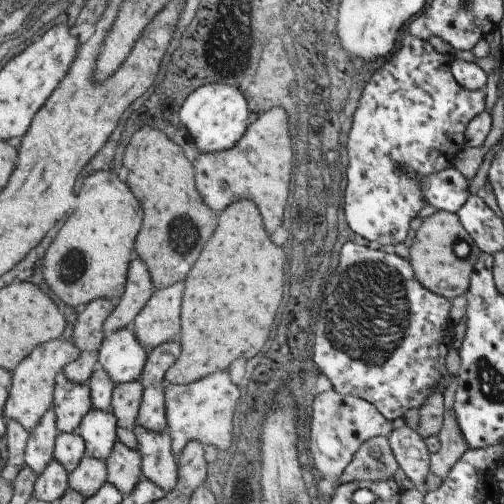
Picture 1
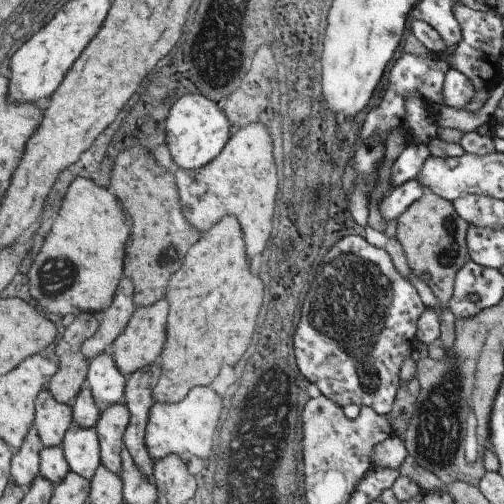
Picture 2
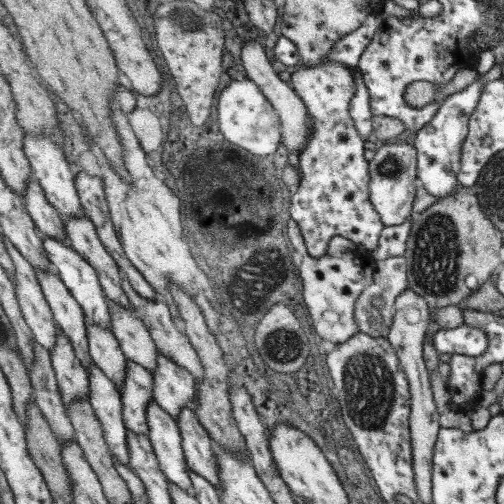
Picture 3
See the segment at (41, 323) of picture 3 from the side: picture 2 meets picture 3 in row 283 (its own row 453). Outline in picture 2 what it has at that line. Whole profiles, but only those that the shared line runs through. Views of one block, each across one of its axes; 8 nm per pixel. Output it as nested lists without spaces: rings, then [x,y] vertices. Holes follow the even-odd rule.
[[[33,426],[33,430],[29,432],[21,450],[15,452],[15,456],[13,456],[13,470],[11,470],[13,484],[19,484],[23,490],[29,490],[29,486],[33,486],[33,482],[41,474],[41,452],[45,448],[47,446],[43,444],[39,430]]]

